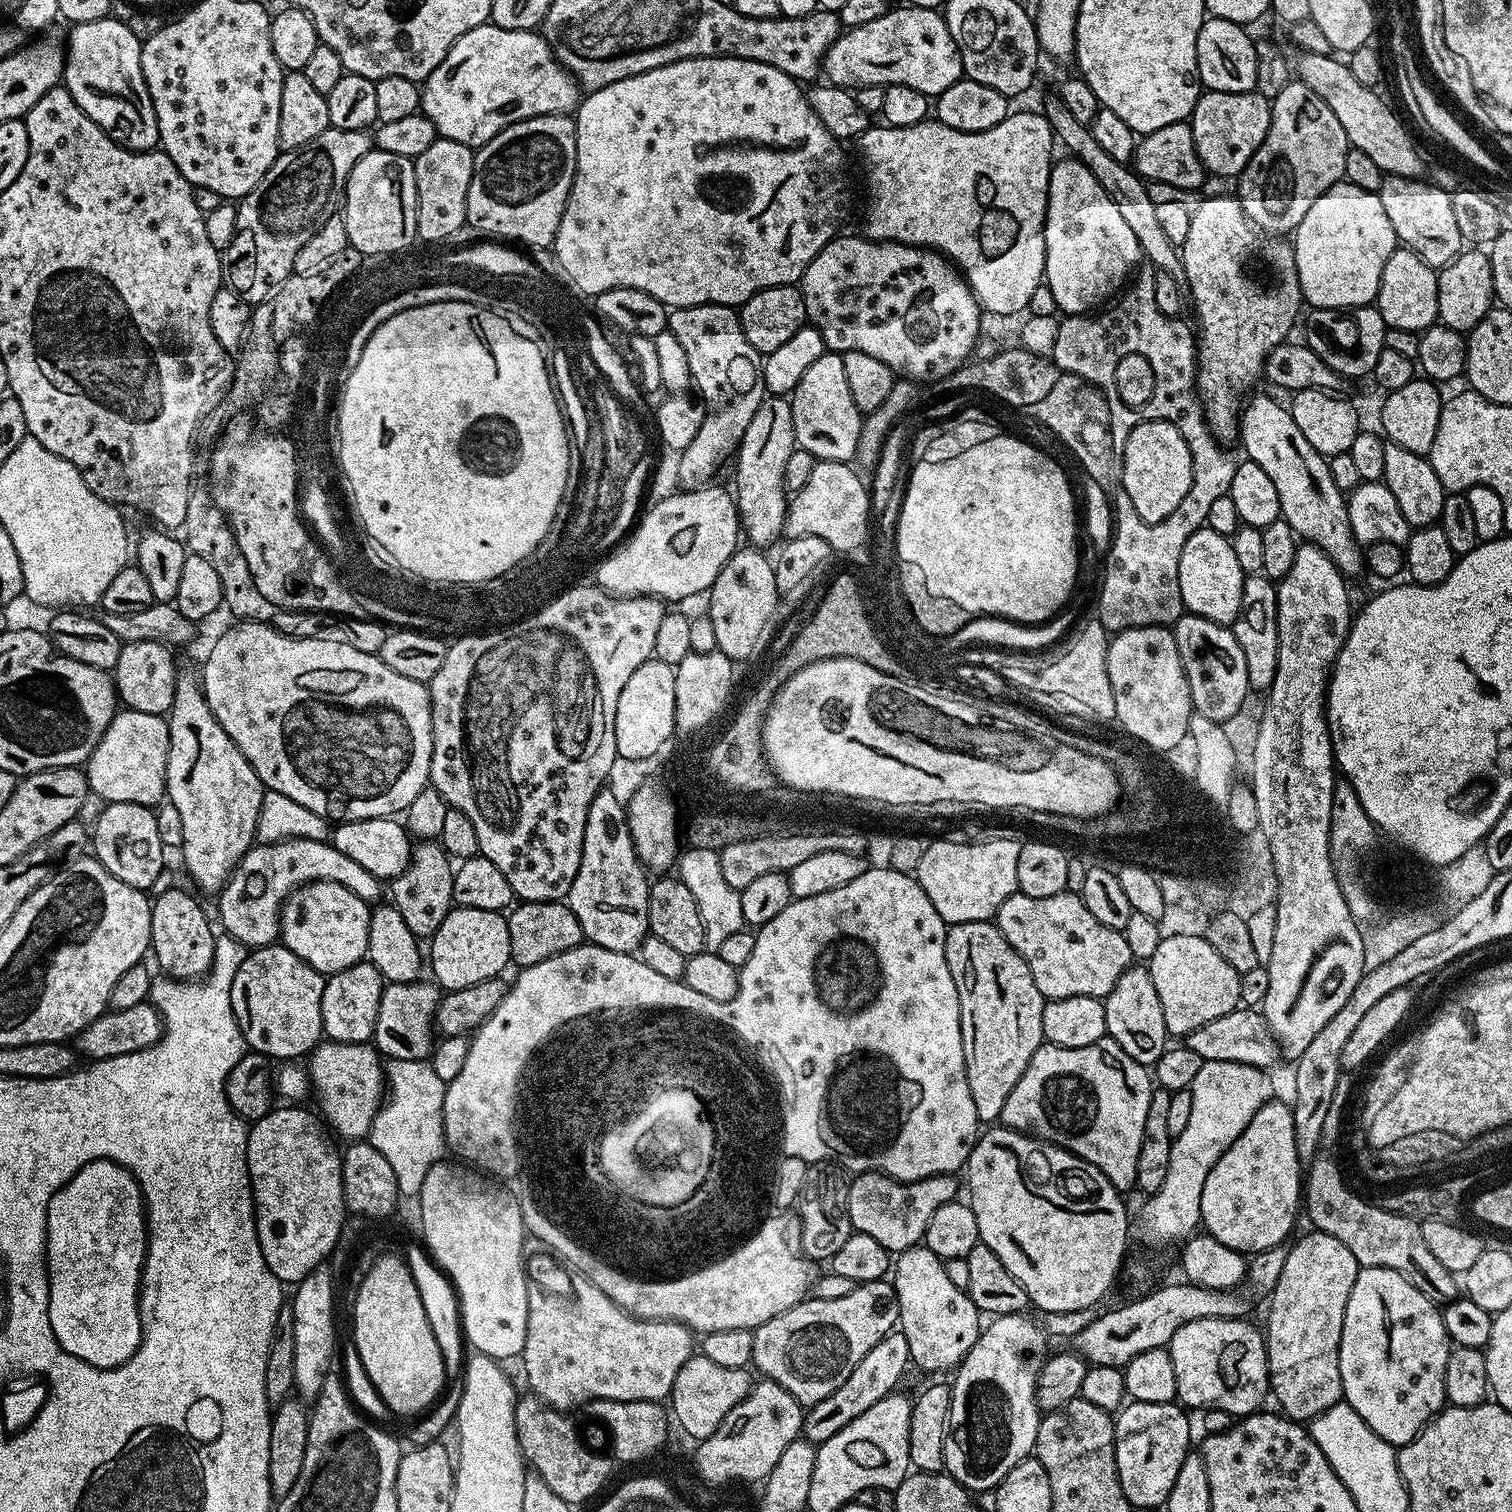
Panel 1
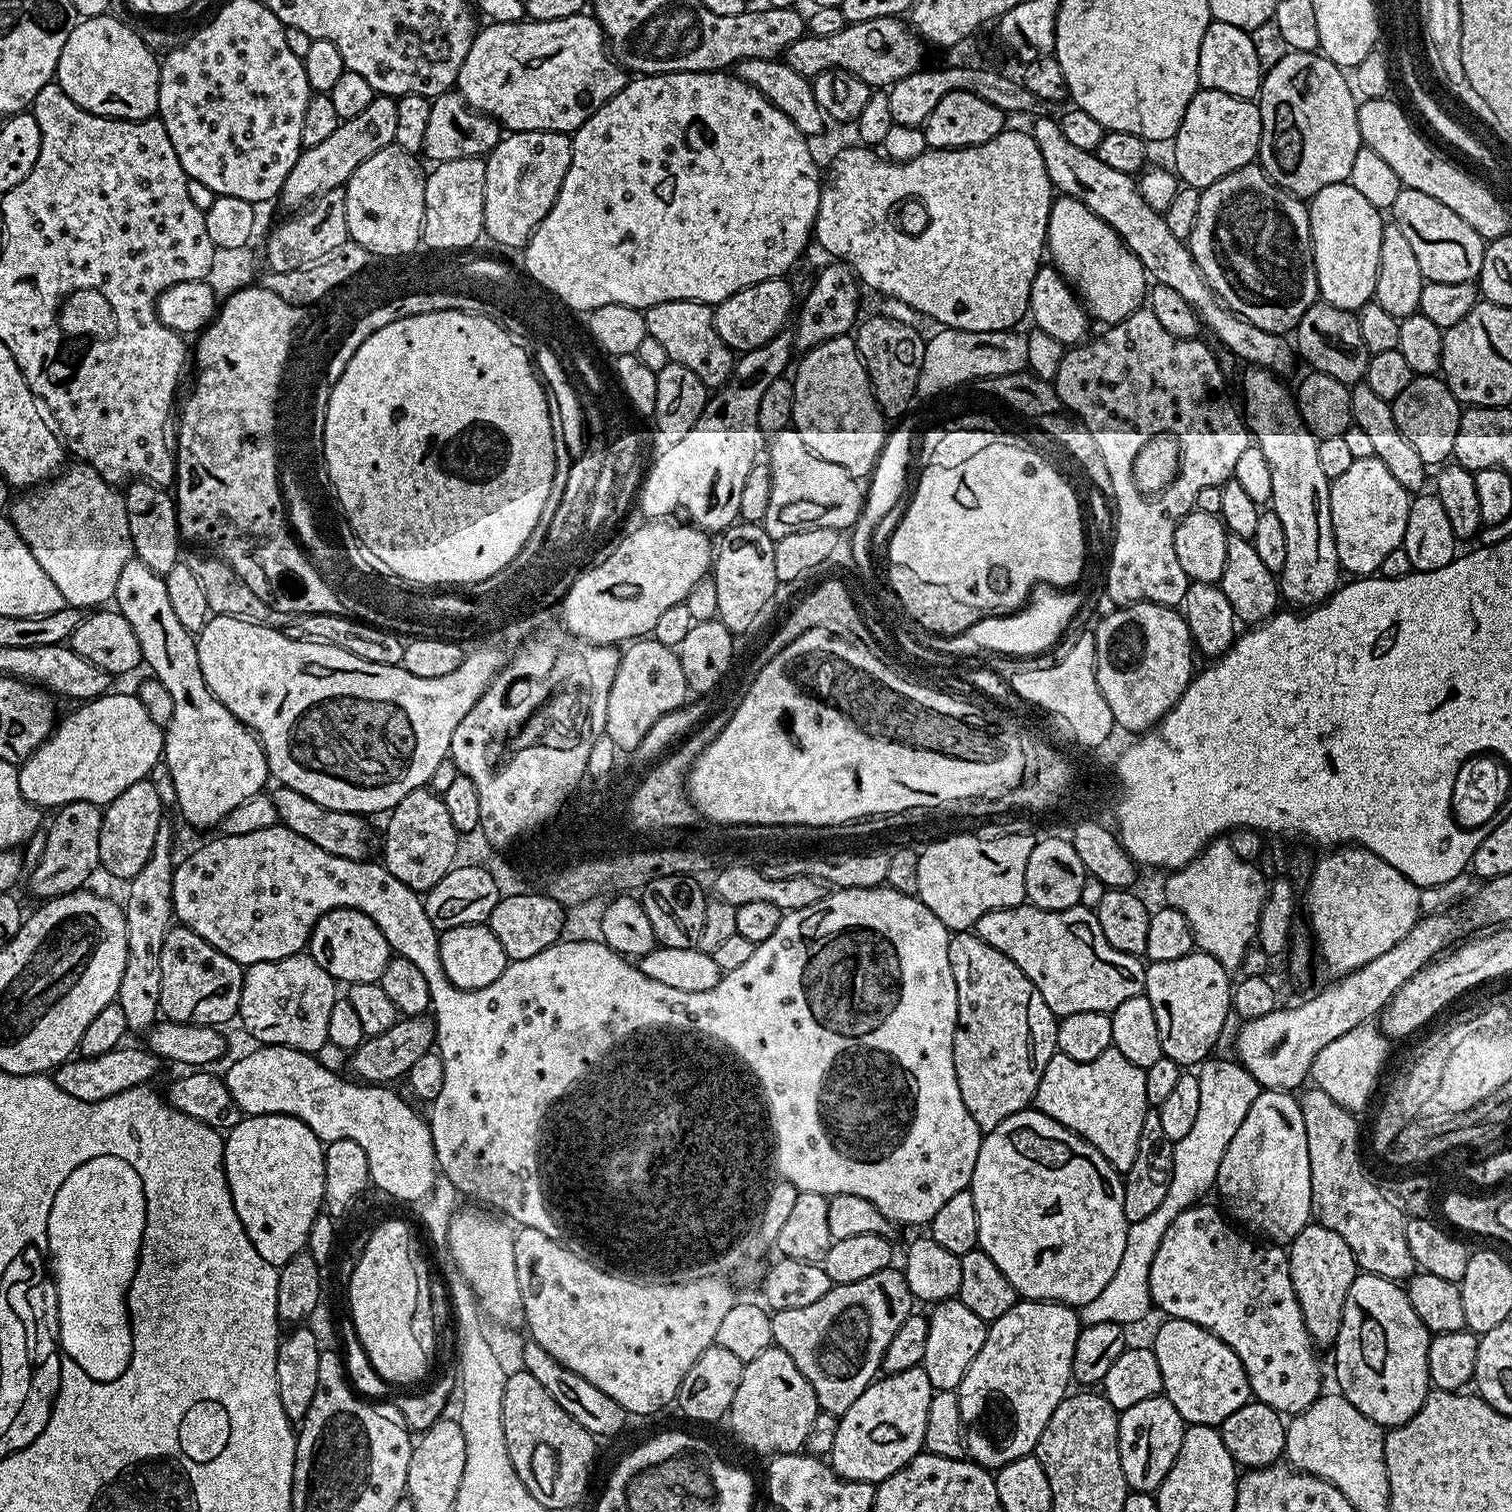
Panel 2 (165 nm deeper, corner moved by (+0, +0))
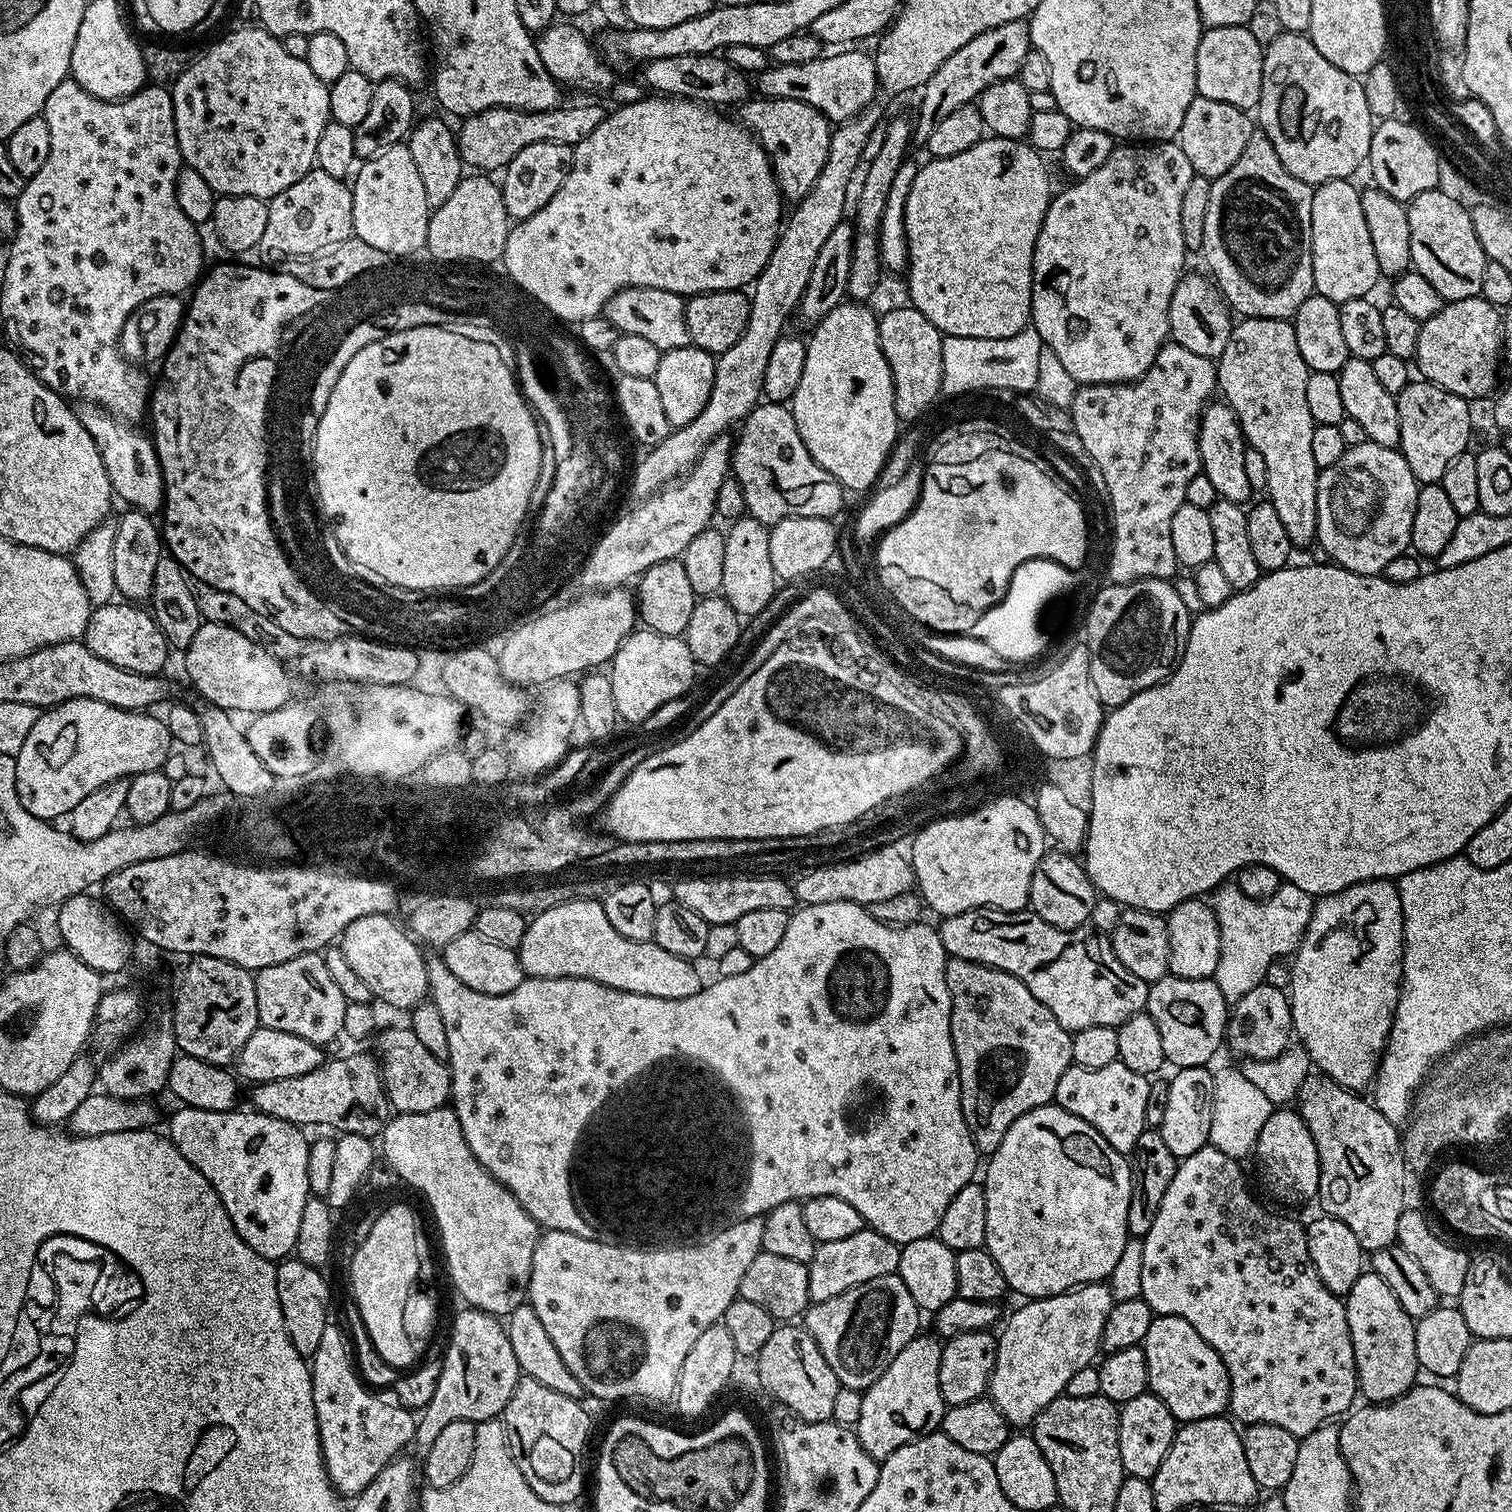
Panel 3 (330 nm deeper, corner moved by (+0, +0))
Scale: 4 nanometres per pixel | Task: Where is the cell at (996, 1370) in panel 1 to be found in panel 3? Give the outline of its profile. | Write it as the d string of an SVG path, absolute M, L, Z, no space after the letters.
M1107 1283L1081 1284L1058 1296L1029 1299L1021 1303L1024 1305L1008 1321L1003 1321L987 1395L1008 1419L1009 1425L1031 1425L1050 1402L1065 1395L1070 1378L1097 1359L1106 1314L1110 1314L1113 1303L1112 1290Z

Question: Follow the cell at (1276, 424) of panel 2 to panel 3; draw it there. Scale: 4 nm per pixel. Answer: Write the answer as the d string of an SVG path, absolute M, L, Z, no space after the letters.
M1257 316L1233 323L1226 350L1222 350L1216 364L1219 395L1224 395L1223 403L1232 407L1245 441L1266 458L1267 503L1278 510L1278 519L1297 549L1316 540L1318 469L1311 445L1317 424L1310 418L1310 405L1306 402L1308 373L1298 350L1293 321Z

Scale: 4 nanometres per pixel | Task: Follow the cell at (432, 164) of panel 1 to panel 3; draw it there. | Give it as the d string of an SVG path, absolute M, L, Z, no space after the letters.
M468 174L463 180L458 182L458 186L454 186L454 194L450 194L450 198L446 198L446 202L442 202L442 206L438 206L429 215L428 218L428 243L426 245L426 252L432 255L431 259L436 262L472 262L468 260L477 260L480 264L488 264L491 260L499 261L504 255L504 247L506 246L506 238L510 231L510 217L506 210L506 202L504 201L504 194L499 183L496 184L484 174Z

